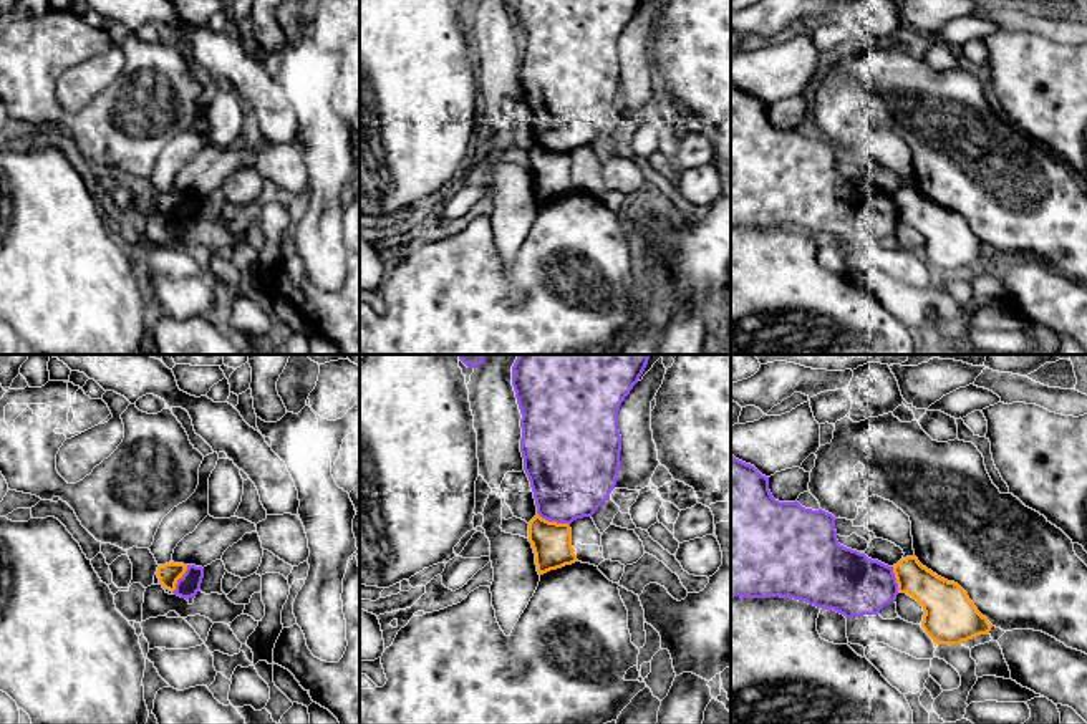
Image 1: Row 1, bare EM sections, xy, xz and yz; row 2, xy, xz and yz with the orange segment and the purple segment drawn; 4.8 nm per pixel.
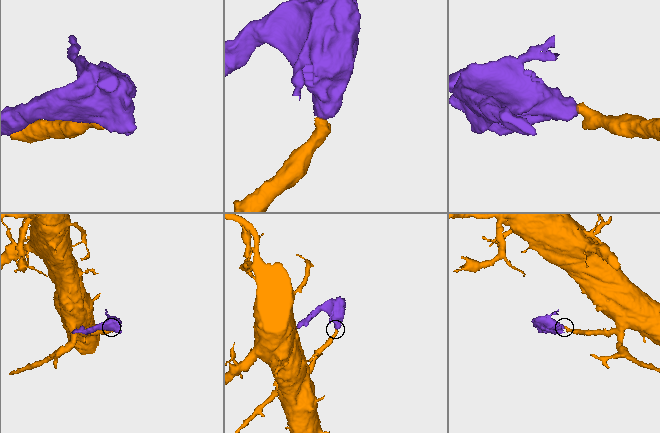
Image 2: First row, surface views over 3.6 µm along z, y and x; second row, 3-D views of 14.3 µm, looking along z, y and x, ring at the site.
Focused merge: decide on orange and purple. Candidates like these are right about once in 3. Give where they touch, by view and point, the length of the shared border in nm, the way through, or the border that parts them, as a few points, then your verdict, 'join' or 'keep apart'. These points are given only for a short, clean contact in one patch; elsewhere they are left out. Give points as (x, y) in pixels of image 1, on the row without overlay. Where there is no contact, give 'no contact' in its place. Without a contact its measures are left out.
contact xz (554, 151); length 170 nm; border xz (537, 141), (549, 149), (569, 154); keep apart

